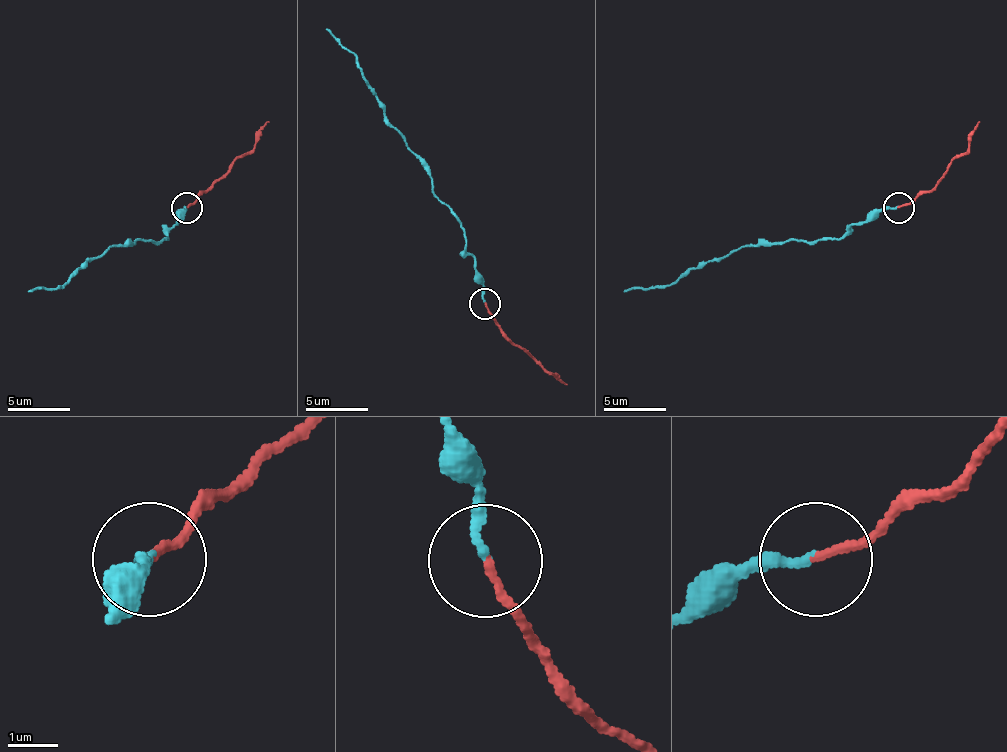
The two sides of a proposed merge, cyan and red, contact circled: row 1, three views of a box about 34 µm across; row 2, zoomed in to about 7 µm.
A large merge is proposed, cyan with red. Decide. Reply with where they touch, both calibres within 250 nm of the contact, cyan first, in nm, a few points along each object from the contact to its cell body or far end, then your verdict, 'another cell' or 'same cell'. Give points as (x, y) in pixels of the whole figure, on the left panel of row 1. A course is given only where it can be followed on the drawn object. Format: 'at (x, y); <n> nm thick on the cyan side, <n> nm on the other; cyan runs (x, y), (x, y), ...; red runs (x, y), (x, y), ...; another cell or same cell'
at (187, 207); 180 nm thick on the cyan side, 150 nm on the other; cyan runs (186, 208), (167, 239), (111, 245), (61, 286), (27, 292); red runs (186, 208), (254, 146), (254, 136), (270, 121); another cell

